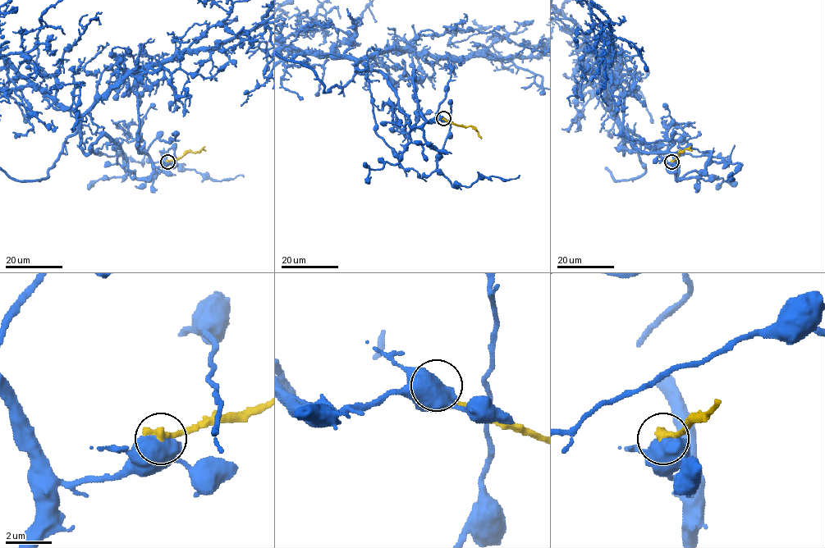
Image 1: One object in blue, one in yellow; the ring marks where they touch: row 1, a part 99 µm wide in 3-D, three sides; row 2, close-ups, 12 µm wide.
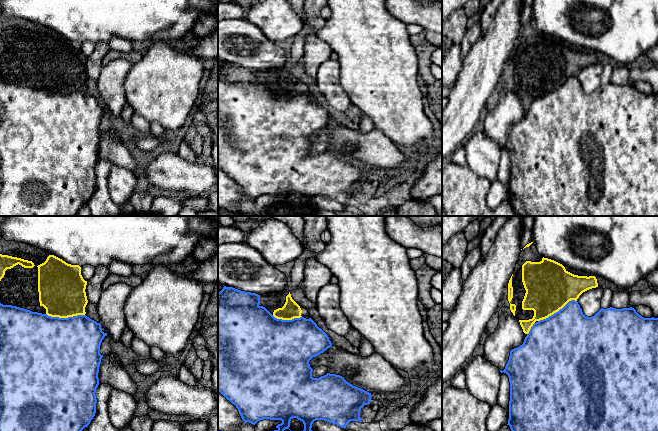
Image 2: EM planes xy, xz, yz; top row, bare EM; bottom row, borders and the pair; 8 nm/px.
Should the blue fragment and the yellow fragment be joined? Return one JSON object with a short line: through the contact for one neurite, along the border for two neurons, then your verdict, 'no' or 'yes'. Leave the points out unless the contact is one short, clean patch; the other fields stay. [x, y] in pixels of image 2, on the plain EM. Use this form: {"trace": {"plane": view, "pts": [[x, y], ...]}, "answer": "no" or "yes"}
{"answer": "no"}

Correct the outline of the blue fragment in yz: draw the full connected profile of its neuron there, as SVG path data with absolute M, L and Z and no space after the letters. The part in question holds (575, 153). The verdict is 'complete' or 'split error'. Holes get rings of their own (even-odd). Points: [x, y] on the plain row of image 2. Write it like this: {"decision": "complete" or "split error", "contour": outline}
{"decision": "complete", "contour": "M569 77L562 85L546 95L533 100L522 121L510 127L509 136L505 145L501 149L506 149L510 158L510 177L508 200L517 216L658 216L658 94L644 94L632 83L616 85L613 83L601 84L594 92L587 93L577 77Z"}

